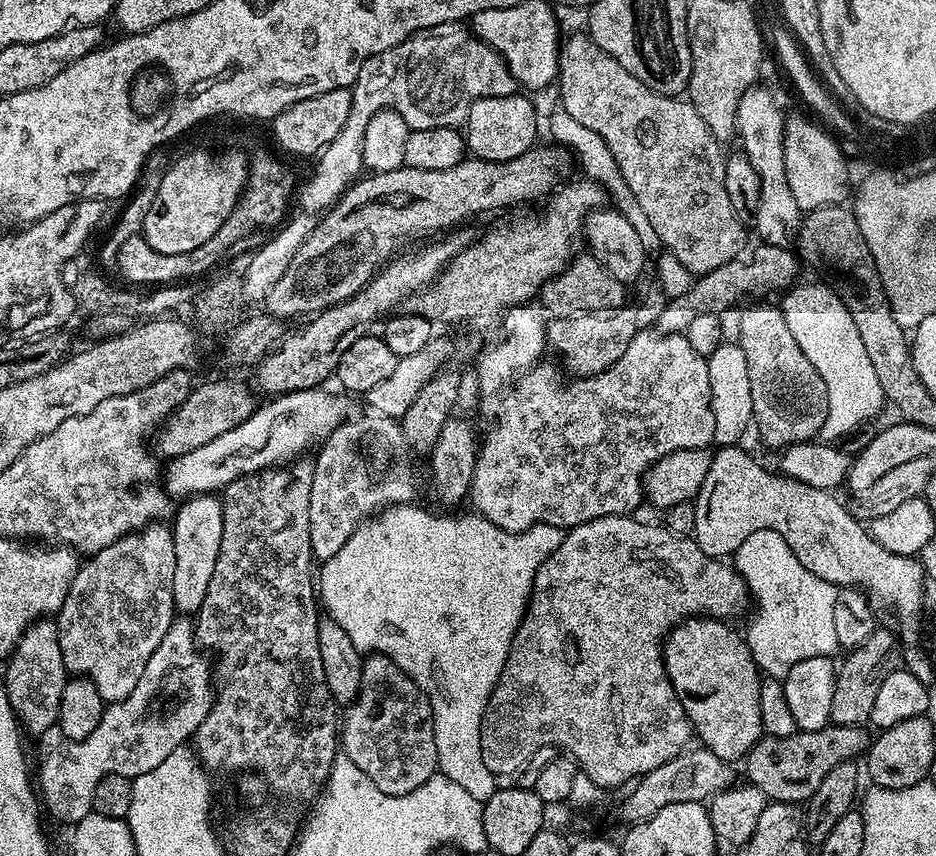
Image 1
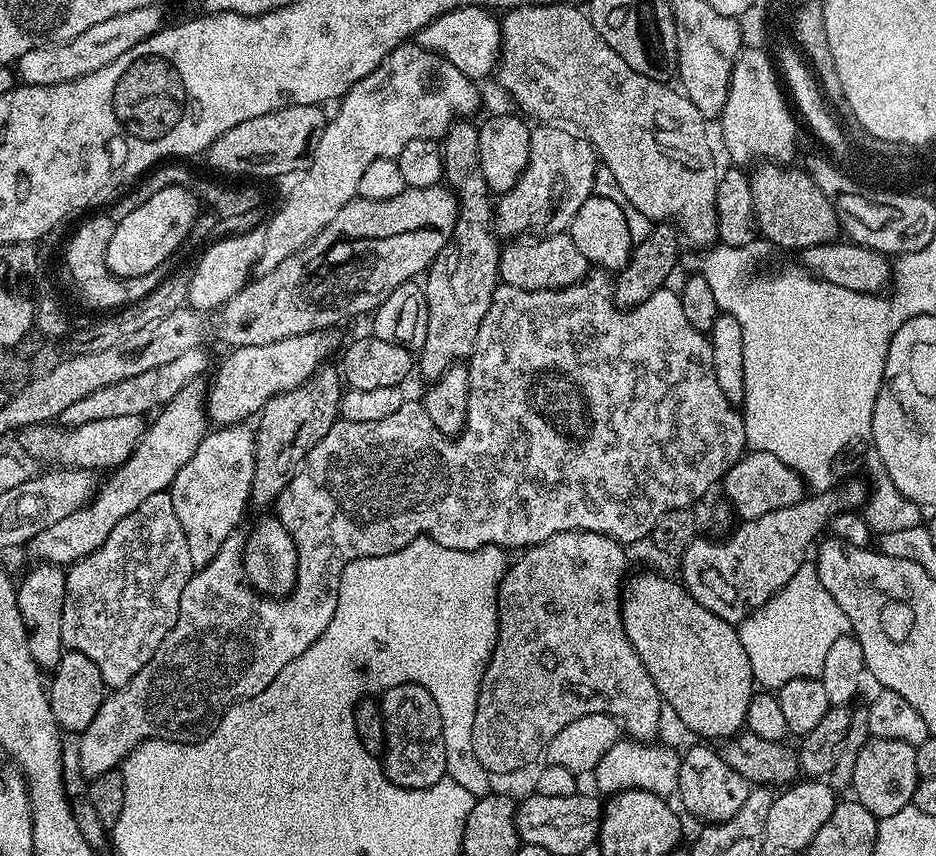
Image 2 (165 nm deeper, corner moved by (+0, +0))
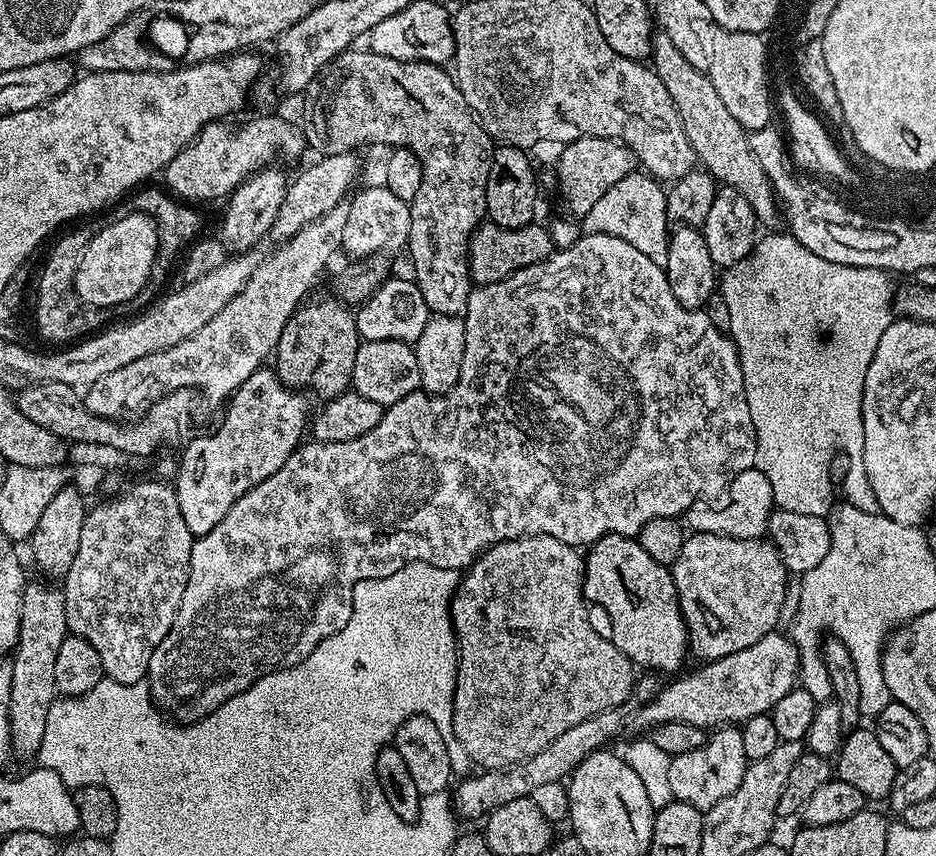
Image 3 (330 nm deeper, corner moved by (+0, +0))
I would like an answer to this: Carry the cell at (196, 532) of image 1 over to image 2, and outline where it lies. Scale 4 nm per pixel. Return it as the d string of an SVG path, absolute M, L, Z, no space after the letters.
M247 423L230 424L208 433L169 488L174 514L178 514L182 534L186 534L193 569L204 568L212 561L214 554L222 550L222 542L239 529L236 527L244 511L250 508L256 465L256 433L248 427Z

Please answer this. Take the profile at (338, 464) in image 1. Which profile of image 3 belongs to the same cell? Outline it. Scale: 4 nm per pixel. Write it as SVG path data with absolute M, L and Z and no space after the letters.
M584 234L580 239L575 240L569 248L561 248L553 251L548 259L526 266L514 274L510 274L504 280L499 280L493 284L482 284L473 287L468 296L468 305L464 307L462 313L464 329L466 330L466 350L462 350L462 370L458 374L458 382L449 392L443 394L429 394L423 390L412 392L406 398L402 398L397 404L390 404L385 407L382 422L370 430L370 434L362 434L362 438L354 438L350 442L304 442L296 451L286 458L286 462L270 478L266 478L258 486L254 486L210 530L210 534L198 536L193 539L192 553L190 554L190 566L188 567L188 581L186 590L182 590L182 606L178 606L178 614L174 618L174 626L170 626L170 634L158 642L158 650L148 663L148 674L146 683L149 692L152 694L152 702L165 714L176 712L175 719L182 724L195 724L197 720L204 716L209 716L215 708L220 708L230 698L246 691L247 688L260 682L266 675L281 668L293 668L298 662L305 660L314 649L326 638L338 634L346 622L350 622L350 610L352 609L352 591L360 580L370 578L386 578L393 570L394 566L401 562L426 562L430 566L439 568L454 568L457 570L467 569L468 565L476 559L480 553L488 548L492 548L498 542L514 541L523 536L549 536L558 538L558 542L566 542L573 546L591 546L598 538L618 534L619 536L639 537L642 526L650 522L650 518L666 518L674 516L683 517L684 511L691 506L698 498L710 496L714 492L721 492L742 470L755 468L755 448L756 438L754 422L750 418L750 406L746 402L746 390L744 389L744 379L742 378L742 366L740 365L740 355L736 349L736 343L732 341L731 335L725 329L714 326L714 322L708 316L707 311L687 308L674 298L674 290L670 290L670 282L663 267L657 261L646 258L646 254L641 254L635 246L630 246L630 242L622 242L622 238L614 238L610 234Z

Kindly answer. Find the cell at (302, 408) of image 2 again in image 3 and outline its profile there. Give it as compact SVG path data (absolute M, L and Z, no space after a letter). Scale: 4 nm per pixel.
M339 299L311 300L301 303L290 322L286 322L282 338L278 338L276 343L274 371L288 387L312 391L314 395L321 396L321 401L327 402L349 391L354 374L354 357L362 341L356 317L347 303Z

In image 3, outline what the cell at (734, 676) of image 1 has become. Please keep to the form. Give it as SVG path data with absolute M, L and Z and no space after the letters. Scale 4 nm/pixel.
M610 534L609 536L603 536L602 538L598 538L594 541L591 546L587 549L586 555L584 556L584 599L587 601L589 605L595 606L595 604L600 604L600 608L602 611L608 615L608 624L612 627L612 632L610 631L610 638L614 642L614 646L618 650L622 650L622 654L626 654L628 659L632 661L633 665L639 666L640 664L644 667L644 670L651 670L653 673L661 674L660 672L672 672L675 673L677 670L675 668L680 668L684 664L684 652L686 656L686 649L689 647L688 643L688 627L684 624L684 615L682 614L682 610L680 609L680 599L678 598L678 594L676 593L676 587L674 586L674 578L672 577L672 573L670 571L669 565L659 564L658 562L654 562L654 558L650 558L650 554L646 554L646 550L642 550L642 546L640 545L639 539L630 537L630 536L619 536L618 534Z

